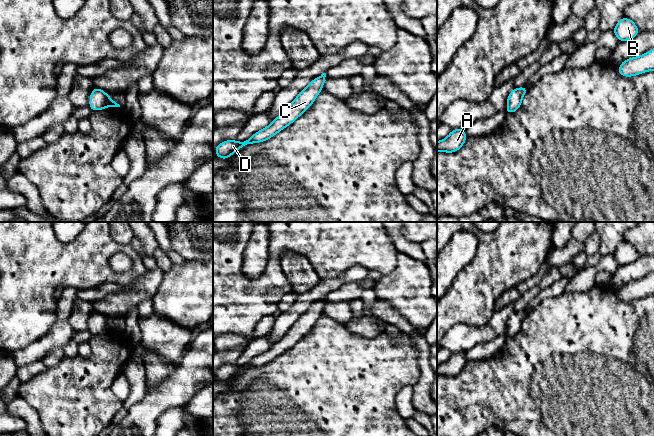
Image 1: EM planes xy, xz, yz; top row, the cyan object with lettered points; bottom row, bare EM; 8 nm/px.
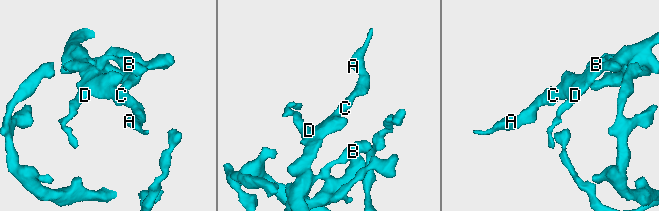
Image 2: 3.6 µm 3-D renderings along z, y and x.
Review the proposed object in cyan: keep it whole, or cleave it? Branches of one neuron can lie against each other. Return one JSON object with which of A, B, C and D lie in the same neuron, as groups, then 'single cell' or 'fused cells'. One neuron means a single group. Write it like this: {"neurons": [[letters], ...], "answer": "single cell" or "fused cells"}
{"neurons": [["A", "B", "C", "D"]], "answer": "single cell"}

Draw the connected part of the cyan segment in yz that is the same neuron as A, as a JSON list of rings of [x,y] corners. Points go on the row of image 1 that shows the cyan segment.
[[[464,128],[452,129],[446,138],[437,142],[437,152],[457,152],[462,148],[467,138]]]

